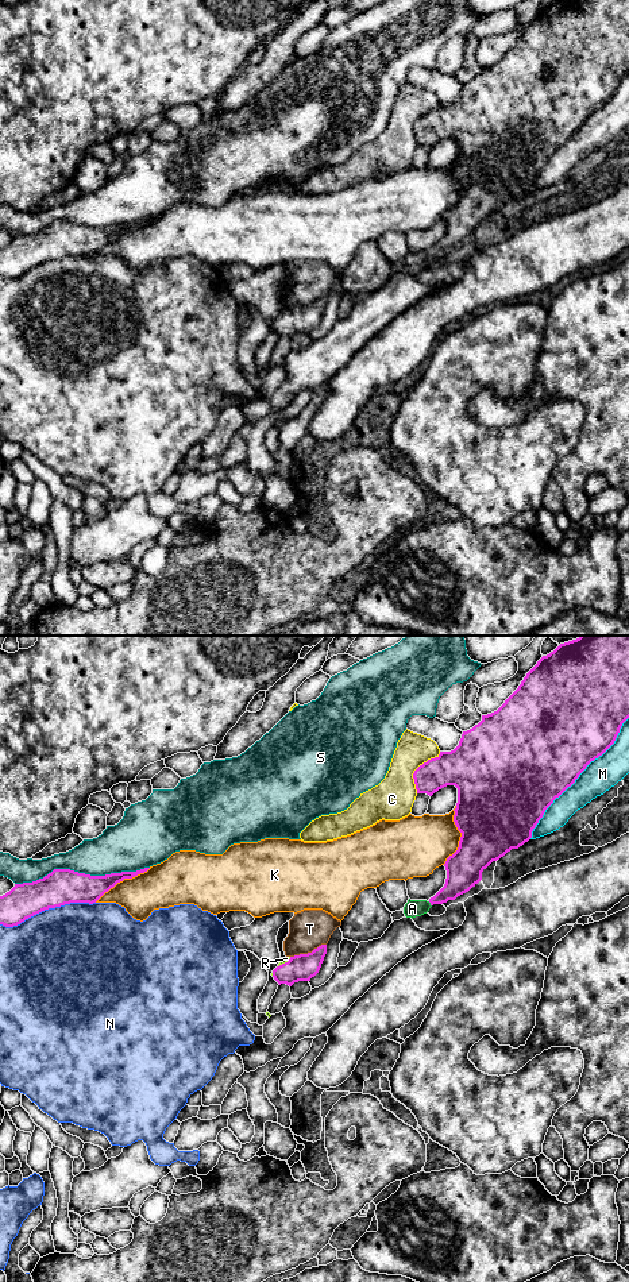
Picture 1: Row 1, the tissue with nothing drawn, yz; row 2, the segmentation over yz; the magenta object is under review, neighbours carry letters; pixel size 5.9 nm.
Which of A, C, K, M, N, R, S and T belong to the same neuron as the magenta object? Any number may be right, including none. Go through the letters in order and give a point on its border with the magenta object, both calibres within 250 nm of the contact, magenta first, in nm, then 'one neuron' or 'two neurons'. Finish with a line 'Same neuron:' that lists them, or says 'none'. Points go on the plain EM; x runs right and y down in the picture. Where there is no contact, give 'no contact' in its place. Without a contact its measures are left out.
A: meets magenta in yz at (431, 257); 180 nm thick on the magenta side, 100 nm on the other; one neuron
C: meets magenta in yz at (416, 122); 220 nm thick on the magenta side, 240 nm on the other; two neurons
K: meets magenta in yz at (462, 188); 480 nm thick on the magenta side, 340 nm on the other; two neurons
M: meets magenta in yz at (578, 128); 500 nm thick on the magenta side, 200 nm on the other; two neurons
N: meets magenta in yz at (47, 261); 220 nm thick on the magenta side, 500 nm on the other; two neurons
R: meets magenta in yz at (285, 315); 160 nm thick on the magenta side, 30 nm on the other; one neuron
S: meets magenta in yz at (81, 226); 220 nm thick on the magenta side, 260 nm on the other; two neurons
T: meets magenta in yz at (308, 305); 160 nm thick on the magenta side, 240 nm on the other; two neurons
Same neuron: A, R

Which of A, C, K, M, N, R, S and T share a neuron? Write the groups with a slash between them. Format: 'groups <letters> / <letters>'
groups A R / C / K / M / N / S / T

